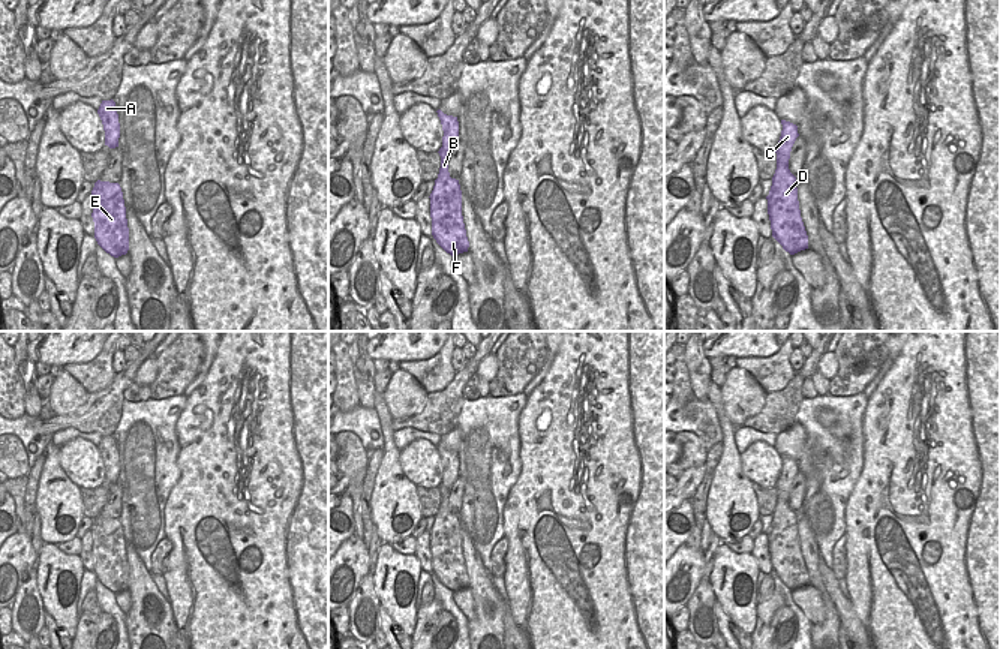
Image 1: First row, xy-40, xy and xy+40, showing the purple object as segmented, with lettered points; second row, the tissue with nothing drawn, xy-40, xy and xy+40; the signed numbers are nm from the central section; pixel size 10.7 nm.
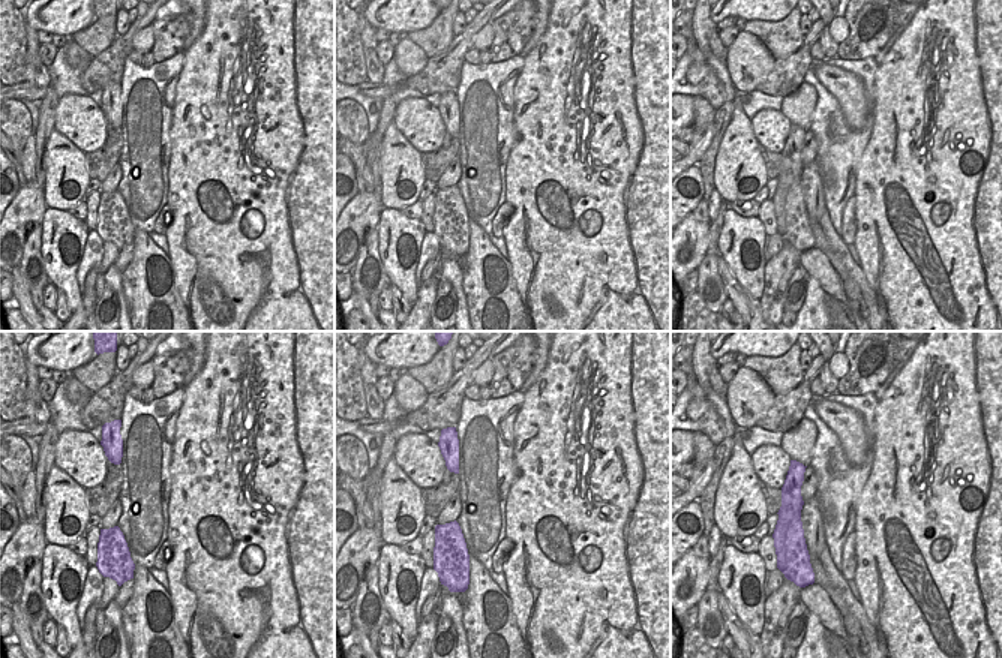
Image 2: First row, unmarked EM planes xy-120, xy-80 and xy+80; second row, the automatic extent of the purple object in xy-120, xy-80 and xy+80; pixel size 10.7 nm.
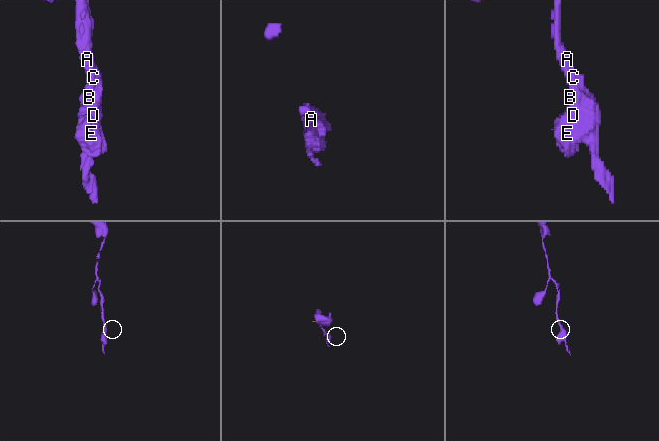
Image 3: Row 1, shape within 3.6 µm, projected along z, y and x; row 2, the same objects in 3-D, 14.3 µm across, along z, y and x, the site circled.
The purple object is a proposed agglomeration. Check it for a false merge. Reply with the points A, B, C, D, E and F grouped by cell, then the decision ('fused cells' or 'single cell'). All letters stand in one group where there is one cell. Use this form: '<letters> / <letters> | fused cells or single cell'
A C / B D E F | fused cells

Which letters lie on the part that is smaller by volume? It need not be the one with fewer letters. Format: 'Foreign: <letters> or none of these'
Foreign: B, D, E, F

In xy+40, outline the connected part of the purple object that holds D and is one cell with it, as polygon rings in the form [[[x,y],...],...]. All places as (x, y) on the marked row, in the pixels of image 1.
[[[784,162],[775,169],[768,198],[768,214],[772,237],[786,252],[795,255],[808,249],[808,235],[801,217],[796,177],[789,172]]]

